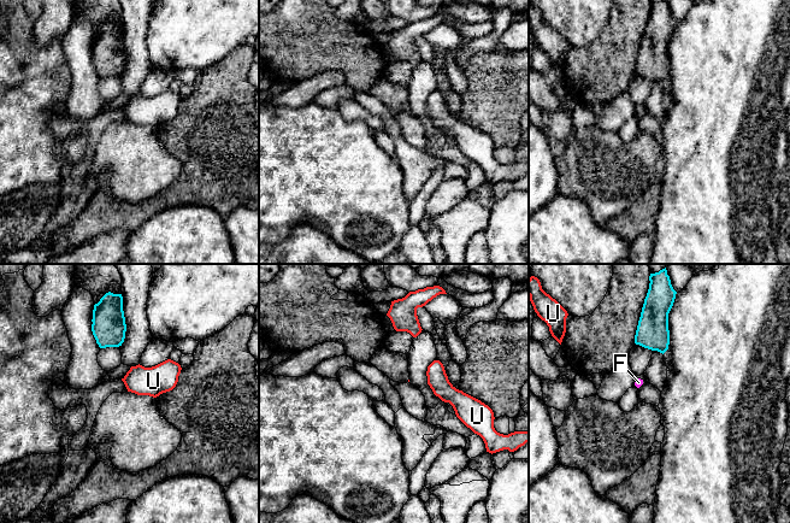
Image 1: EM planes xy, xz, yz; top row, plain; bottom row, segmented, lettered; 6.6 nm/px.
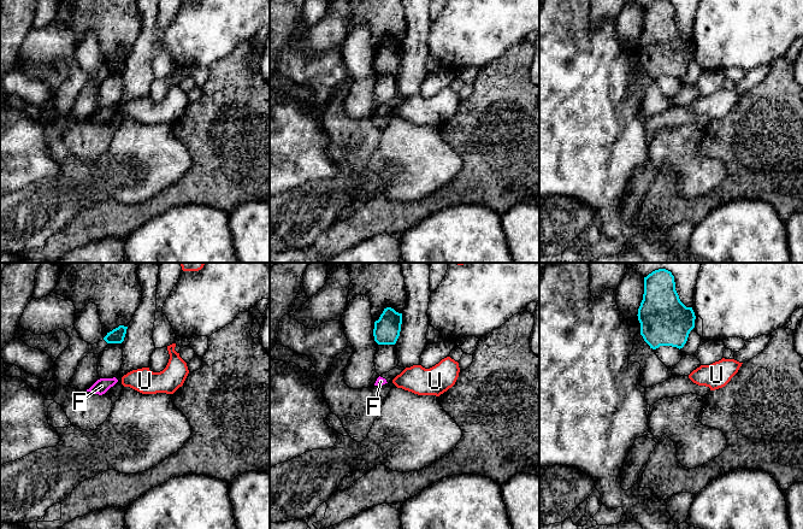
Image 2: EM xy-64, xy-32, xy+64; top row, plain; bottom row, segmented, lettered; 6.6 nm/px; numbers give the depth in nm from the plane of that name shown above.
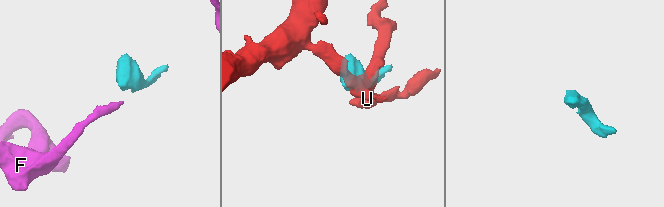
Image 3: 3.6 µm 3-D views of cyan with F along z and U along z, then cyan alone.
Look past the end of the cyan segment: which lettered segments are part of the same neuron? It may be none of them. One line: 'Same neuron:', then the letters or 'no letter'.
Same neuron: no letter

